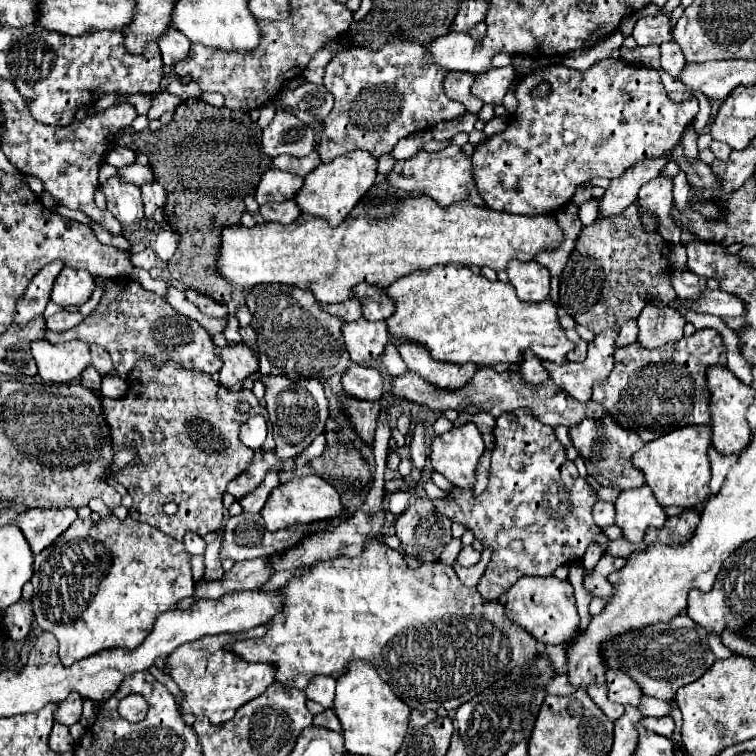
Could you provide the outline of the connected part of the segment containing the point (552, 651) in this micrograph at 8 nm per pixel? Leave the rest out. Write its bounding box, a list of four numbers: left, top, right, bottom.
[543,644,565,672]

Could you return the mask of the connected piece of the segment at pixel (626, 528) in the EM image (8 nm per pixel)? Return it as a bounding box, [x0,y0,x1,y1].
[615,484,669,542]

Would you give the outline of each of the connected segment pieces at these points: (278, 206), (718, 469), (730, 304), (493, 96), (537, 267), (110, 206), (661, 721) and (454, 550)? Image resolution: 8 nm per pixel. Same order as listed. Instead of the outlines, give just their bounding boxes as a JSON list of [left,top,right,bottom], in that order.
[[259,200,301,224],[709,448,737,494],[675,290,745,316],[471,66,515,104],[507,260,551,302],[101,174,143,228],[641,716,673,738],[441,538,463,562]]

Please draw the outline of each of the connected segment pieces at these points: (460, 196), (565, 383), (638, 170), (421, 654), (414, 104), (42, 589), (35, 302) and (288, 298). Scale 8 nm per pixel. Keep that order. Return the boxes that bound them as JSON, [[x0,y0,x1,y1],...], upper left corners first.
[[387,144,481,206],[543,330,617,402],[597,156,667,218],[233,538,539,710],[315,38,467,162],[31,516,193,666],[13,262,63,326],[247,284,349,412]]

